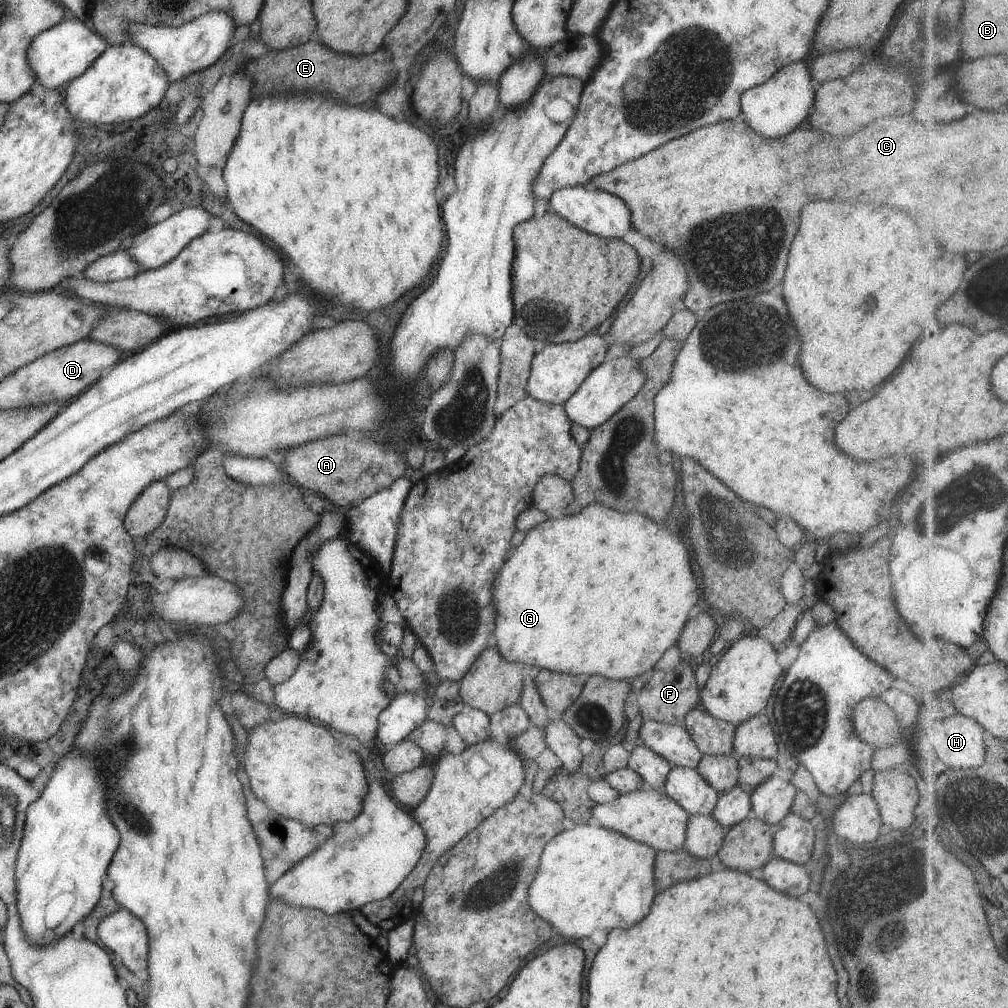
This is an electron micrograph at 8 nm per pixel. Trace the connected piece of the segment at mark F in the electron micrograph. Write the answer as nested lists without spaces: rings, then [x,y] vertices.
[[[681,660],[671,670],[662,672],[661,670],[655,670],[653,675],[639,691],[639,696],[633,700],[633,704],[639,709],[639,714],[646,719],[657,720],[657,722],[663,722],[670,725],[681,724],[683,717],[695,706],[699,705],[699,686],[696,683],[694,677],[694,665]]]

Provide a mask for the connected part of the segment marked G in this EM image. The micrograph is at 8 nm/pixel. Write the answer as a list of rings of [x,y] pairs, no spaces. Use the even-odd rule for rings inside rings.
[[[599,502],[587,504],[583,510],[571,515],[563,515],[558,520],[545,520],[528,531],[523,541],[509,553],[505,564],[501,567],[494,582],[493,604],[495,604],[495,646],[499,654],[507,662],[519,662],[526,666],[561,672],[564,674],[598,675],[612,680],[629,682],[635,676],[650,670],[663,654],[676,644],[684,622],[688,619],[687,612],[697,602],[697,584],[689,570],[687,550],[680,538],[673,534],[673,528],[667,524],[653,522],[651,518],[637,512],[619,512],[607,508]]]

